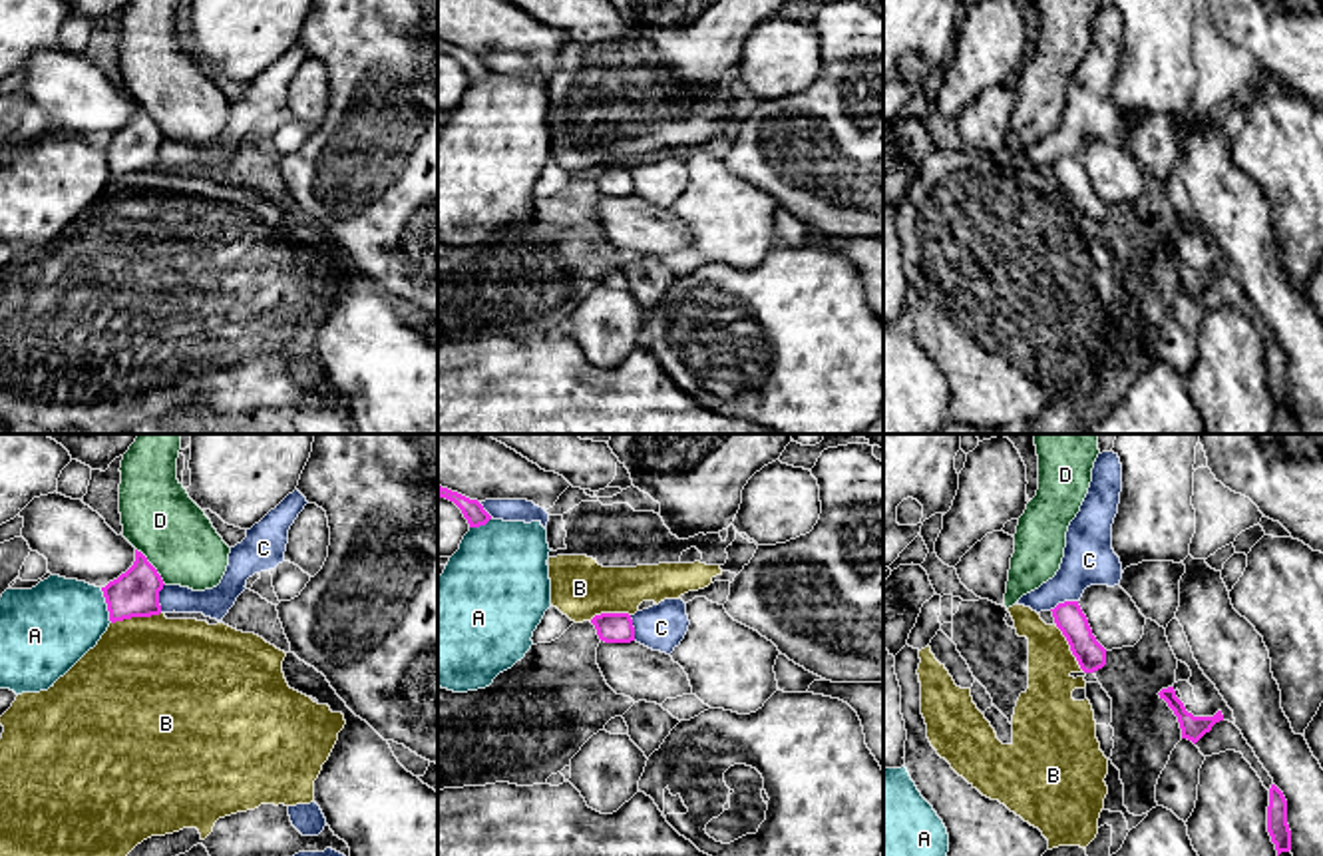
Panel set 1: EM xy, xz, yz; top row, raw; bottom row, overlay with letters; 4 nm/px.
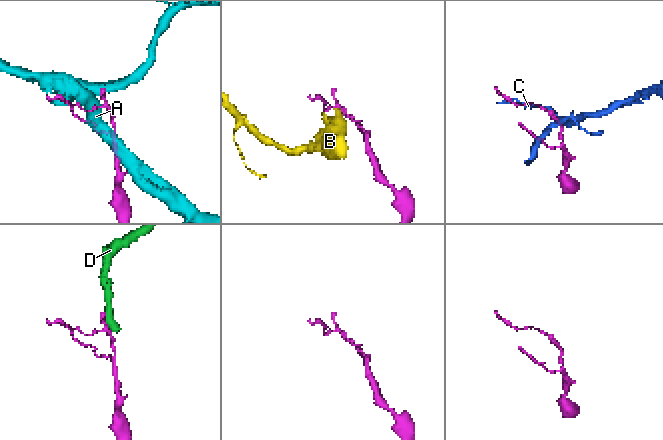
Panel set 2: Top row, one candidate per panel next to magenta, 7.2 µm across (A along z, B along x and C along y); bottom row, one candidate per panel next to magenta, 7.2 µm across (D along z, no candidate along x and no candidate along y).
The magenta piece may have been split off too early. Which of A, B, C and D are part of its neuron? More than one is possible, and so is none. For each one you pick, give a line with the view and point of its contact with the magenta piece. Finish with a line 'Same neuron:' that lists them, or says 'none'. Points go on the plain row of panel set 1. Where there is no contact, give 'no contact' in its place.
Same neuron: none

